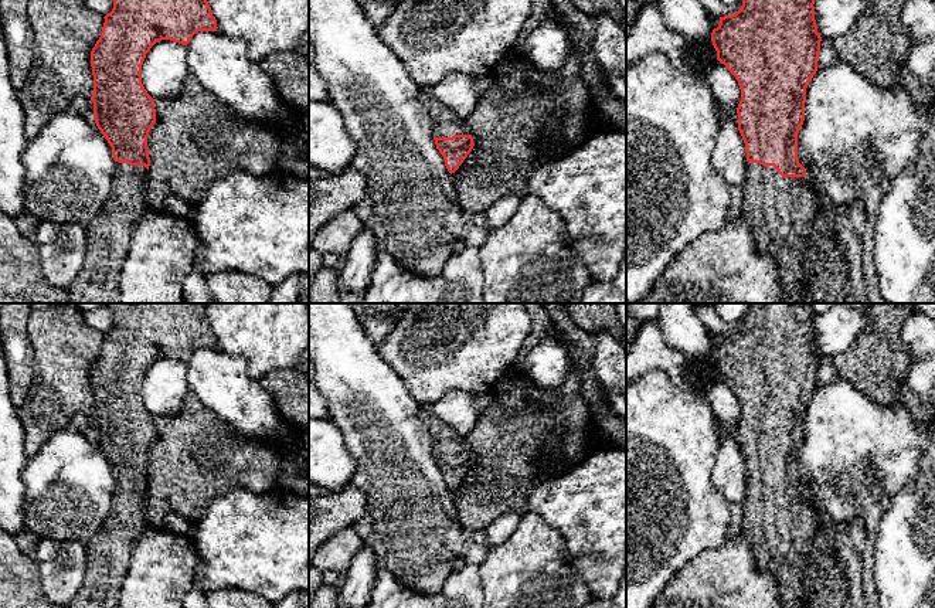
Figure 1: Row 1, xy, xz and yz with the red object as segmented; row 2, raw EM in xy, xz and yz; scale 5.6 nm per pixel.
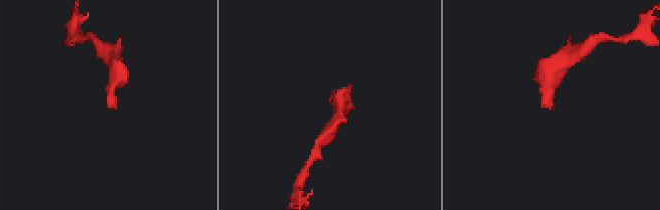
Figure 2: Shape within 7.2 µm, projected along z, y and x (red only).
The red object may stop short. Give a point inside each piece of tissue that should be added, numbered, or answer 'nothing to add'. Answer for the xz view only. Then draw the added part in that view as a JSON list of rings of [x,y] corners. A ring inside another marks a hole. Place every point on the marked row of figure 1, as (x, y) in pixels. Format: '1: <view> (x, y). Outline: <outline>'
1: xz (446, 124). Outline: [[[422,89],[419,102],[426,108],[432,125],[434,137],[452,137],[455,135],[470,135],[466,120],[458,116],[452,109],[443,105],[439,99]]]

